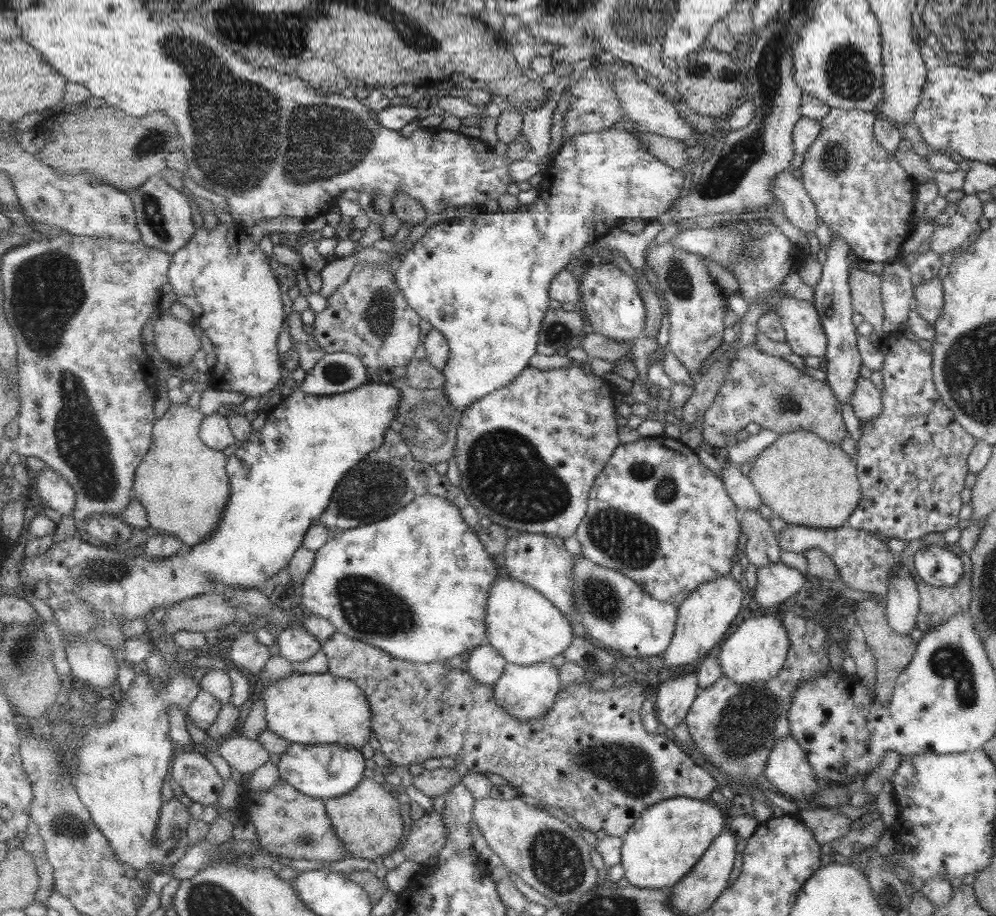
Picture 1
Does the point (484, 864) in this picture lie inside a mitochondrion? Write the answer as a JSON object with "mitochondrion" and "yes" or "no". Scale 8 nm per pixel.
{"mitochondrion":"no"}

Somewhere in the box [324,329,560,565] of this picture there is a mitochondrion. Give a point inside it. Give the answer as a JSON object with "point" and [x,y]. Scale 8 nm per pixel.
{"point":[374,490]}

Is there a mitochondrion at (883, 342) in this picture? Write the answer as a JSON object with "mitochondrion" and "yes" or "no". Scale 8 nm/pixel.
{"mitochondrion":"no"}

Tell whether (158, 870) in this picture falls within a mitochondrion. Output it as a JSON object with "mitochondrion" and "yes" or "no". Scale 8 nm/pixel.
{"mitochondrion":"no"}

